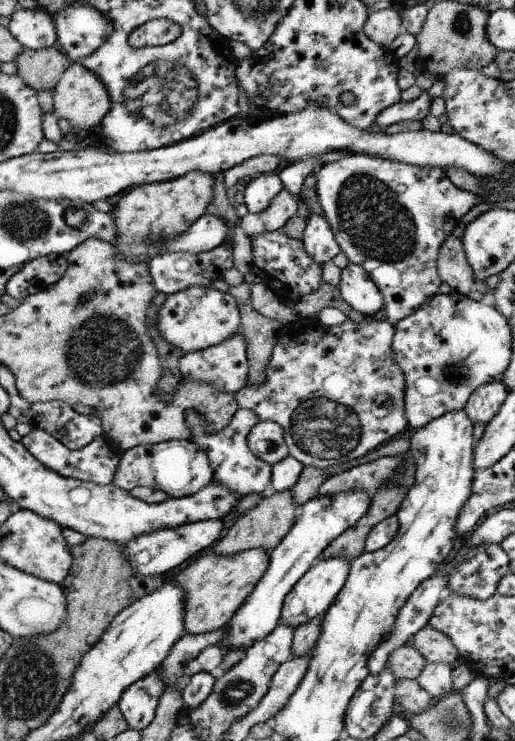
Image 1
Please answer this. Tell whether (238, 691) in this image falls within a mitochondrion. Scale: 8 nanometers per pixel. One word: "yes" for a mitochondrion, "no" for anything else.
yes

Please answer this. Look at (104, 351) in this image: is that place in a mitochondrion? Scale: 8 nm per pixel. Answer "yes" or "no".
yes

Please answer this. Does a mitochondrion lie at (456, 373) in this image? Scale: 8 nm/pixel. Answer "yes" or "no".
yes

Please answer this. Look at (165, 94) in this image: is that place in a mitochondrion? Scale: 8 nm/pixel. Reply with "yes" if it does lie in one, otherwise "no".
yes

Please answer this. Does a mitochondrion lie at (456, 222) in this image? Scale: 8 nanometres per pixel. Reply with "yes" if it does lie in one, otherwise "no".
no

